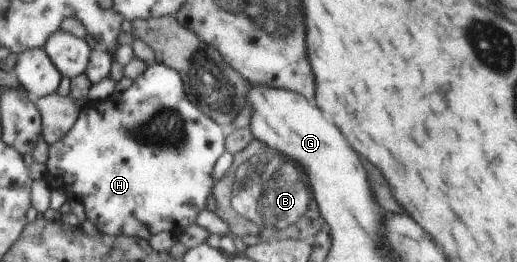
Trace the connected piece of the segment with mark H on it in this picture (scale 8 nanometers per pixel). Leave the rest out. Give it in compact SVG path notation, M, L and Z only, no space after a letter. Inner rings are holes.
M161 63L148 64L147 68L141 76L138 76L129 88L124 92L116 92L108 99L96 102L94 104L88 102L80 108L80 114L77 116L77 121L70 128L69 132L61 137L56 143L48 145L47 160L45 161L46 172L48 172L48 182L50 184L58 184L56 178L60 176L60 184L64 180L64 188L70 190L76 198L80 198L82 207L85 213L85 218L96 226L98 233L107 236L125 235L126 237L135 237L148 241L152 235L160 232L168 232L173 235L178 235L178 230L184 230L188 224L192 224L196 220L196 216L206 208L208 194L212 188L211 173L216 163L216 160L224 152L224 134L220 130L218 124L212 122L212 118L206 118L204 112L198 112L184 96L182 92L182 82L180 76L173 69L162 65Z

